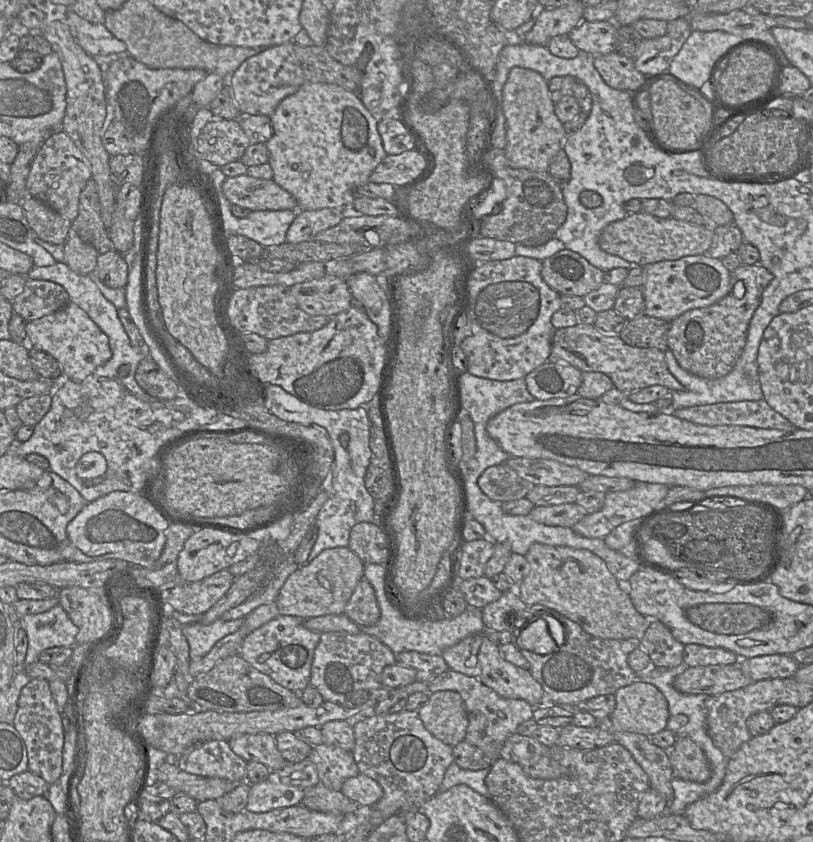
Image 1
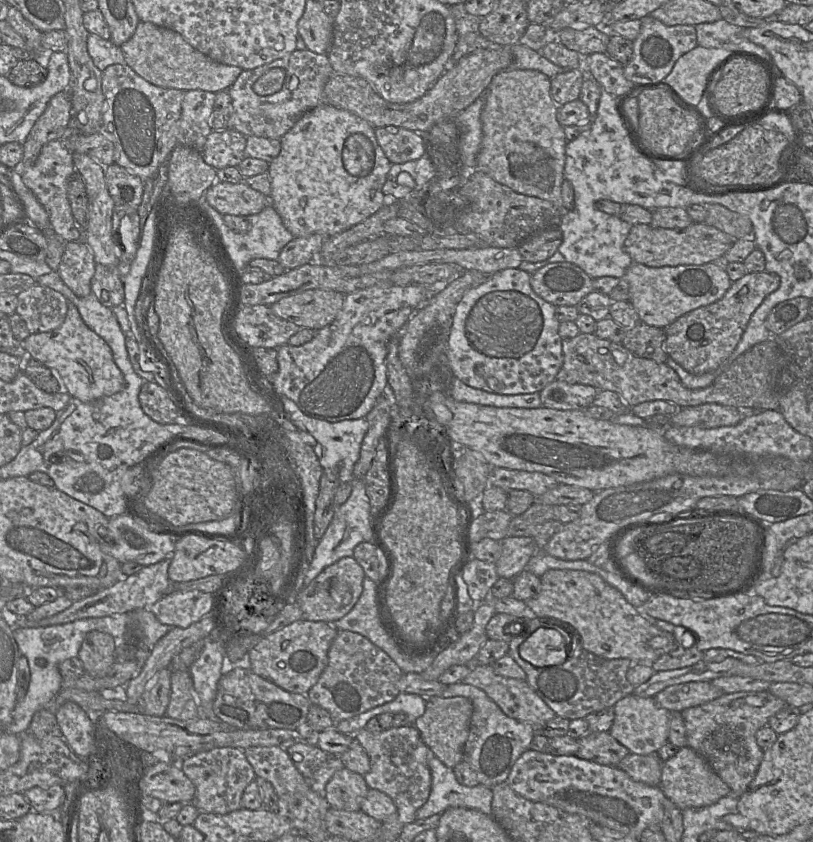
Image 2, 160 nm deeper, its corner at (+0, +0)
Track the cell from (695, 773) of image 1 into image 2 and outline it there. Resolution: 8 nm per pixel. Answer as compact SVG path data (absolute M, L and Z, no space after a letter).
M688 746L679 748L671 758L663 761L659 787L665 797L681 811L710 806L731 793L729 786L713 771L708 762Z

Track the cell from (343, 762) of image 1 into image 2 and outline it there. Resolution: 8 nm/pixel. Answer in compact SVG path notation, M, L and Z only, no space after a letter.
M344 767L328 781L324 796L332 808L361 811L361 804L368 790L369 787L362 775Z

